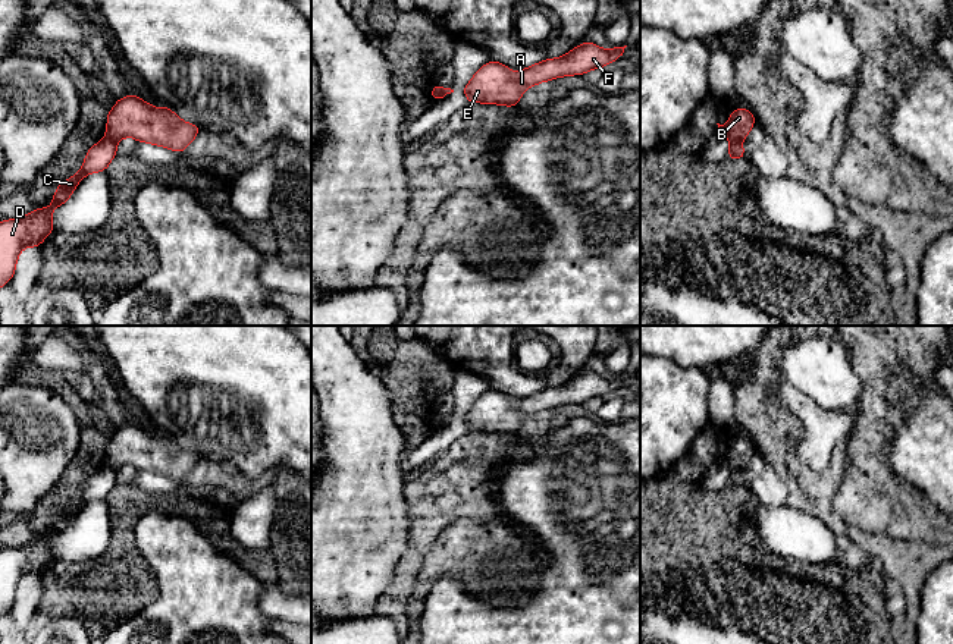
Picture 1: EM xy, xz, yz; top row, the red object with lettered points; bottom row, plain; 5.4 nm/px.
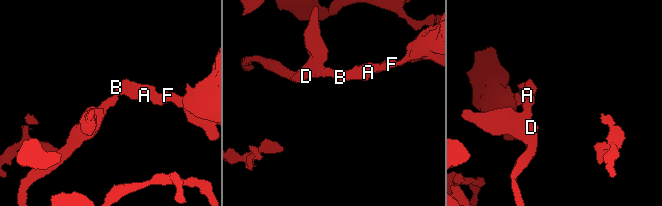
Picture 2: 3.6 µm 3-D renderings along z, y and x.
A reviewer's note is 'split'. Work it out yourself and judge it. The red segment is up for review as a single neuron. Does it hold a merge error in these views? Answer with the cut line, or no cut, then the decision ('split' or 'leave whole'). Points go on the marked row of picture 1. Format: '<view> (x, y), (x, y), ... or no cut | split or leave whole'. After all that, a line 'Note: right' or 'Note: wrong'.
yz (730, 138), (740, 141) | split
Note: right

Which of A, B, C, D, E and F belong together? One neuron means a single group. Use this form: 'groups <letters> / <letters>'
groups A B E F / C D

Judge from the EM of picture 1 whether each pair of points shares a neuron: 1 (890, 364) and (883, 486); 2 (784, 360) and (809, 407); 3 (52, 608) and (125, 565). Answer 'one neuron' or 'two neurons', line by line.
1: one neuron
2: two neurons
3: one neuron

